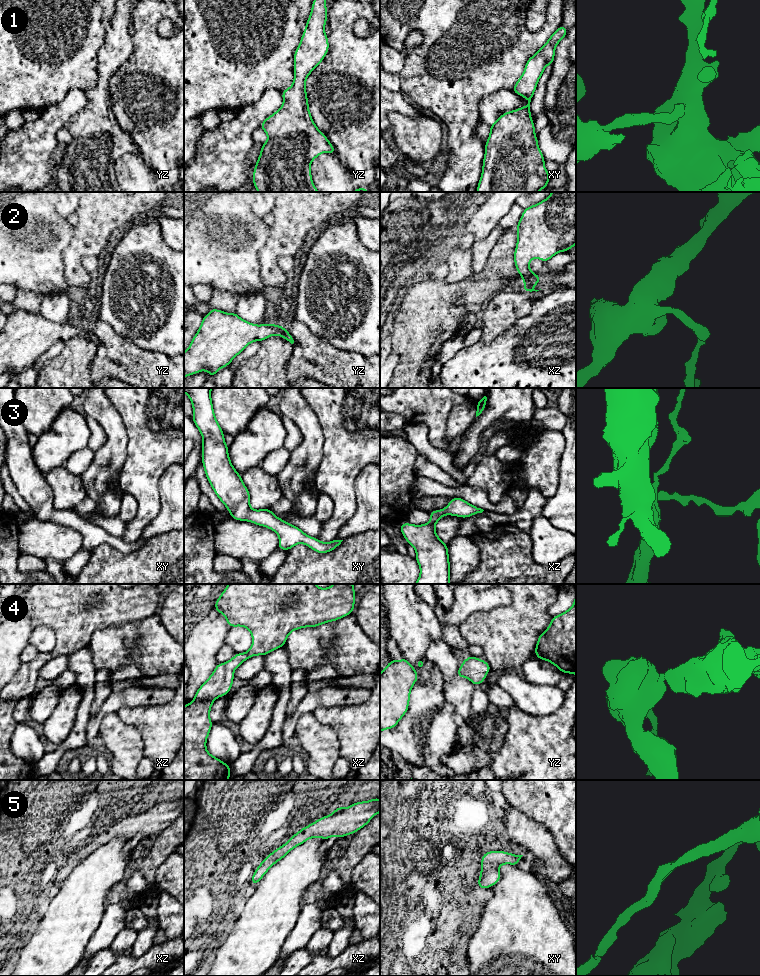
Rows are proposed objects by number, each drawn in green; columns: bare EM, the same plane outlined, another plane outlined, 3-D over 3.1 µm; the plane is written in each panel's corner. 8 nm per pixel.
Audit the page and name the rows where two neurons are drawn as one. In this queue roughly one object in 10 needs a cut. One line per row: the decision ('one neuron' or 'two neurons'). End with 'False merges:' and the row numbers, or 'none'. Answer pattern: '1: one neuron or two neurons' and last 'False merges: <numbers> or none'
1: one neuron
2: one neuron
3: one neuron
4: one neuron
5: one neuron
False merges: none

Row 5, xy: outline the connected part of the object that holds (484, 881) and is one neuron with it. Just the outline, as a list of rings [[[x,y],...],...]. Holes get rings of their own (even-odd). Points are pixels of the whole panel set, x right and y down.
[[[488,851],[481,857],[481,872],[477,887],[481,889],[494,886],[500,879],[499,867],[502,864],[517,866],[523,855],[505,851]]]

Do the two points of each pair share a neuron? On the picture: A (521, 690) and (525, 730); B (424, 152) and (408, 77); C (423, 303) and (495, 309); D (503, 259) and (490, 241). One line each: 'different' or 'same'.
A: different
B: different
C: different
D: different

